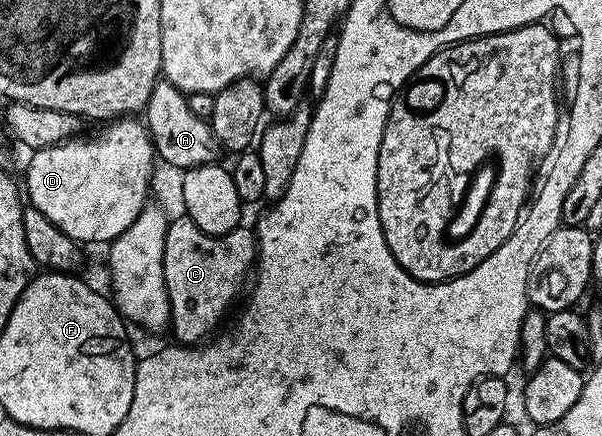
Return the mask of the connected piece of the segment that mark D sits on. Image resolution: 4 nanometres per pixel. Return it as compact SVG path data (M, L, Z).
M125 117L109 122L100 131L100 135L96 135L93 139L84 139L85 137L73 137L65 139L63 143L55 143L53 147L44 147L41 151L35 152L28 163L28 191L26 187L27 202L34 209L38 209L38 213L42 213L42 217L46 217L54 225L58 225L58 229L62 229L62 233L66 233L77 243L87 245L87 243L103 243L108 245L112 243L120 234L125 233L130 225L134 225L135 218L150 199L150 188L152 186L152 173L154 166L154 148L152 138L148 135L148 128L139 118Z

